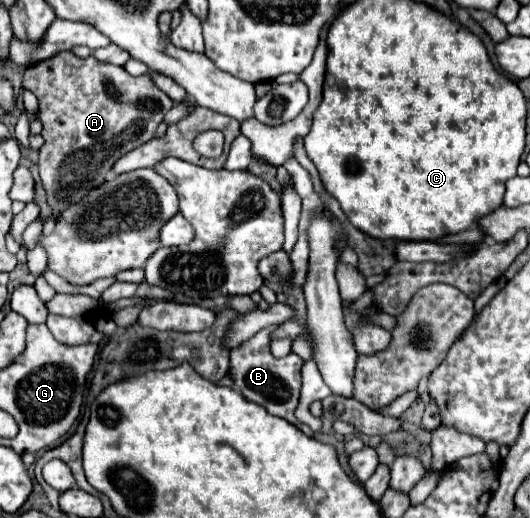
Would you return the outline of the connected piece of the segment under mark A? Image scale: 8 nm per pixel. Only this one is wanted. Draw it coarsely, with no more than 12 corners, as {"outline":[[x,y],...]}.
{"outline":[[72,52],[26,68],[56,214],[154,138],[148,74]]}

